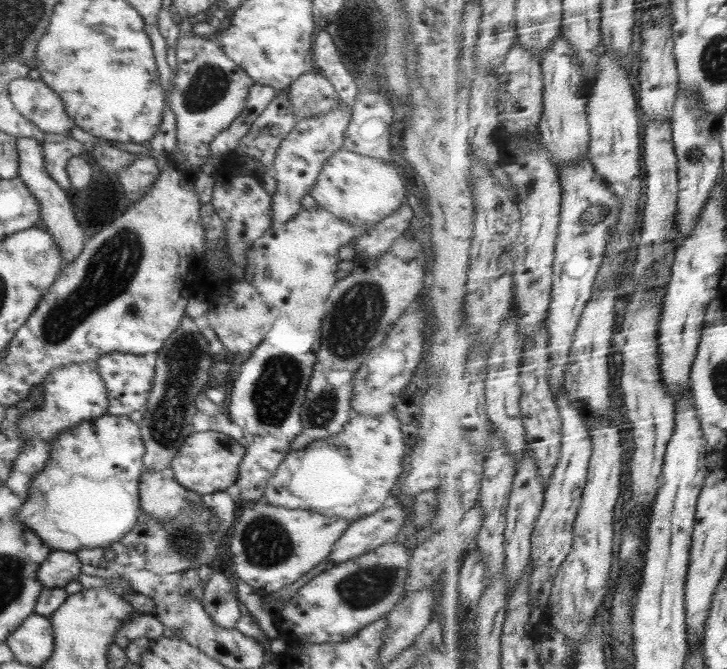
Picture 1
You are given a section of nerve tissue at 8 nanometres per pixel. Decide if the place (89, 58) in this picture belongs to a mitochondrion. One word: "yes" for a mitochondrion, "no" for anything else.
no

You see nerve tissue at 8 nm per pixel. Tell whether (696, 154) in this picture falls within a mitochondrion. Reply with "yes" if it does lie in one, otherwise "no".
yes

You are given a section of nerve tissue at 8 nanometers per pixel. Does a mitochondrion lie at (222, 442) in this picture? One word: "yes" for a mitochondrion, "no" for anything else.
yes

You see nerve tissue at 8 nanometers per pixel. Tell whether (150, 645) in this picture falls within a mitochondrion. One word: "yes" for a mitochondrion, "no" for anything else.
no

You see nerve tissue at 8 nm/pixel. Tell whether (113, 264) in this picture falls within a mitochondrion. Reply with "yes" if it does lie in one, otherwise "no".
yes

